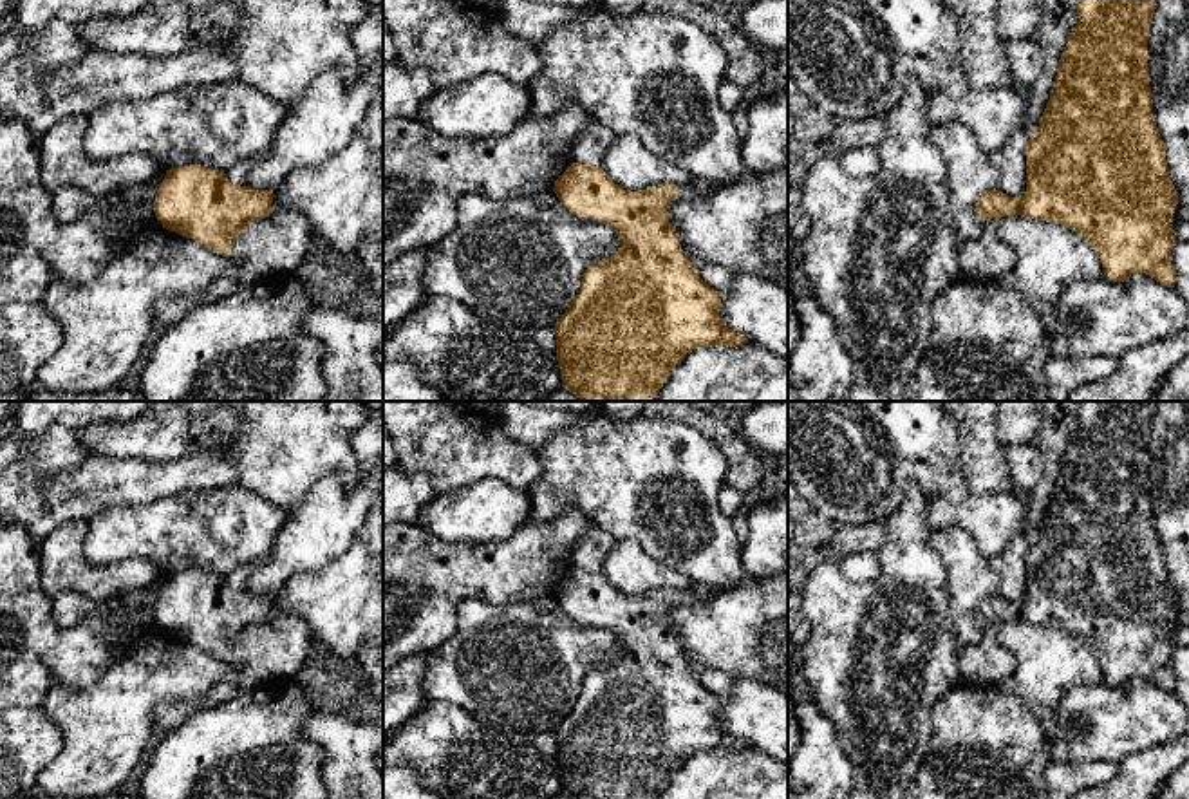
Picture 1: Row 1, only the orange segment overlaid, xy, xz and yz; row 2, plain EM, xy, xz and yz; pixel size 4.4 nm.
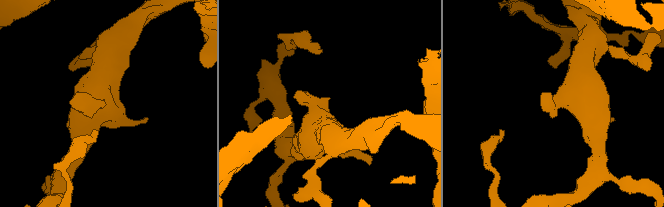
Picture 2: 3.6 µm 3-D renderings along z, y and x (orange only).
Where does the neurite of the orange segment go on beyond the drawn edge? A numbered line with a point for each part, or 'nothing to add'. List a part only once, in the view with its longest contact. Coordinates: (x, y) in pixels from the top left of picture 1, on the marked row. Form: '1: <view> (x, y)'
1: xy (271, 246)

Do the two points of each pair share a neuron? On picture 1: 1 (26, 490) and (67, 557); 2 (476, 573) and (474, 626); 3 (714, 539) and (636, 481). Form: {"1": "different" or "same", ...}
{"1": "different", "2": "different", "3": "same"}

